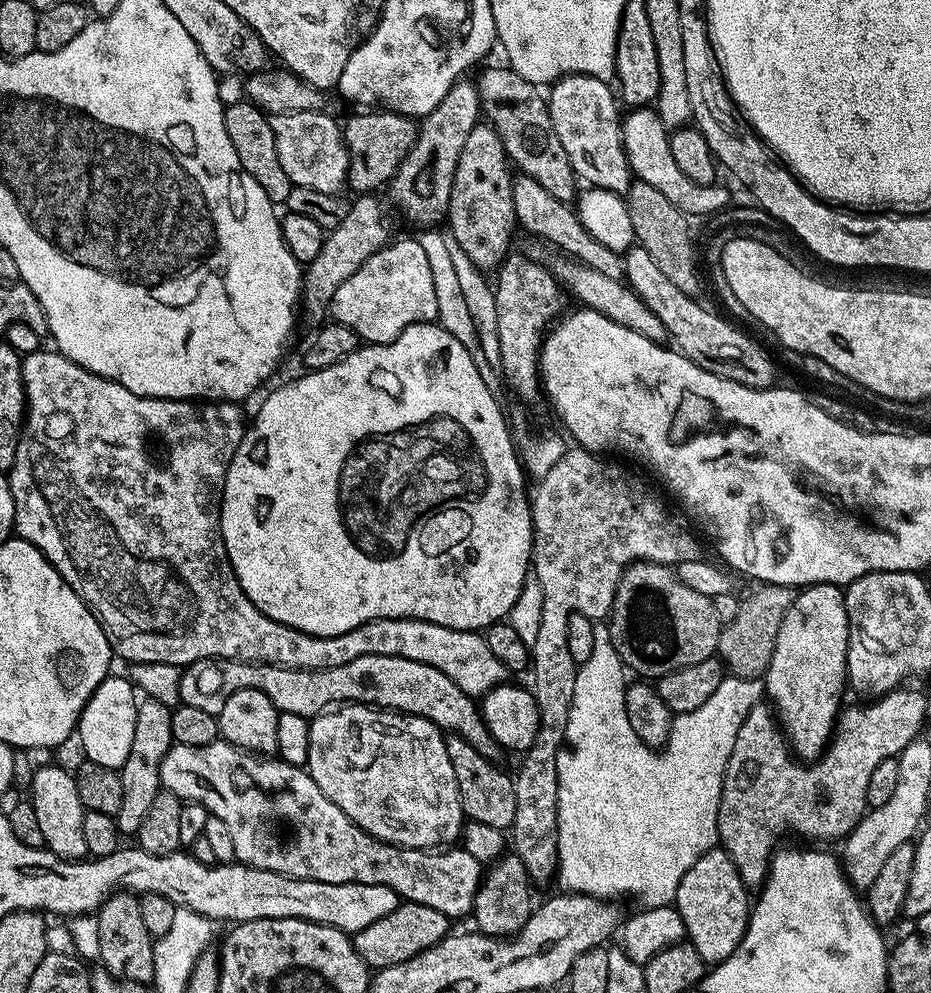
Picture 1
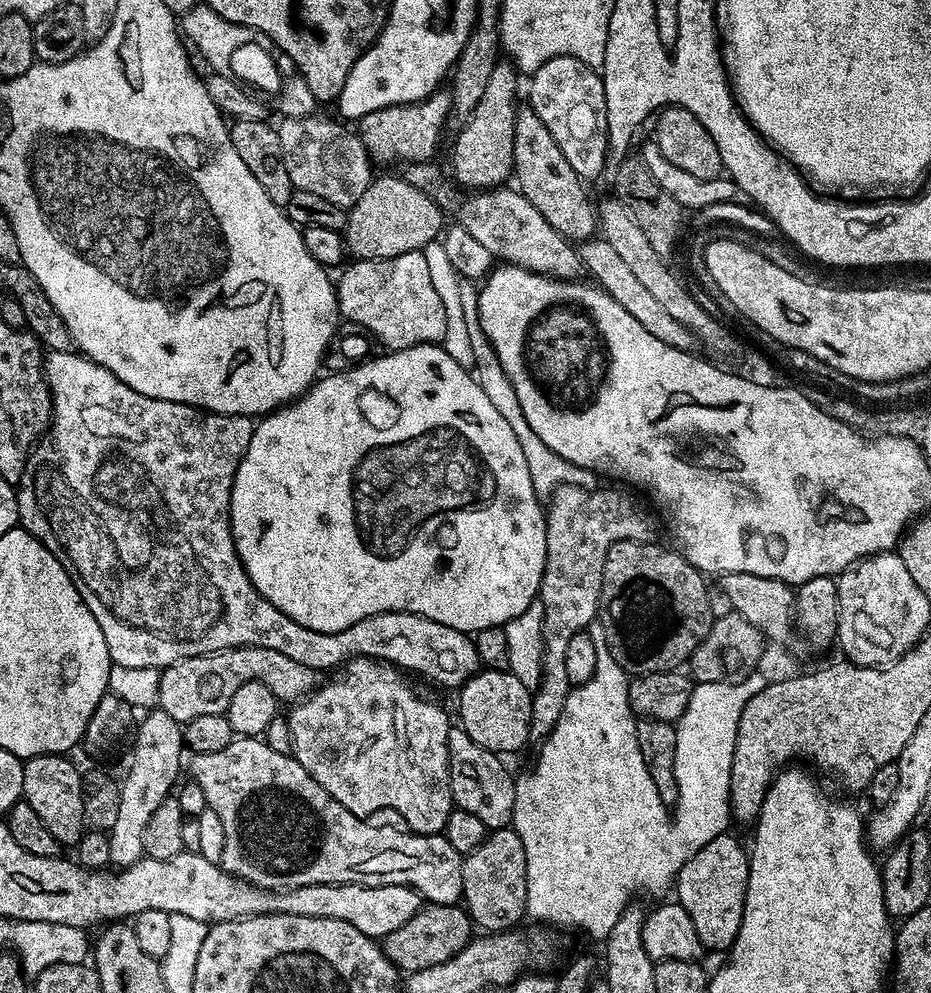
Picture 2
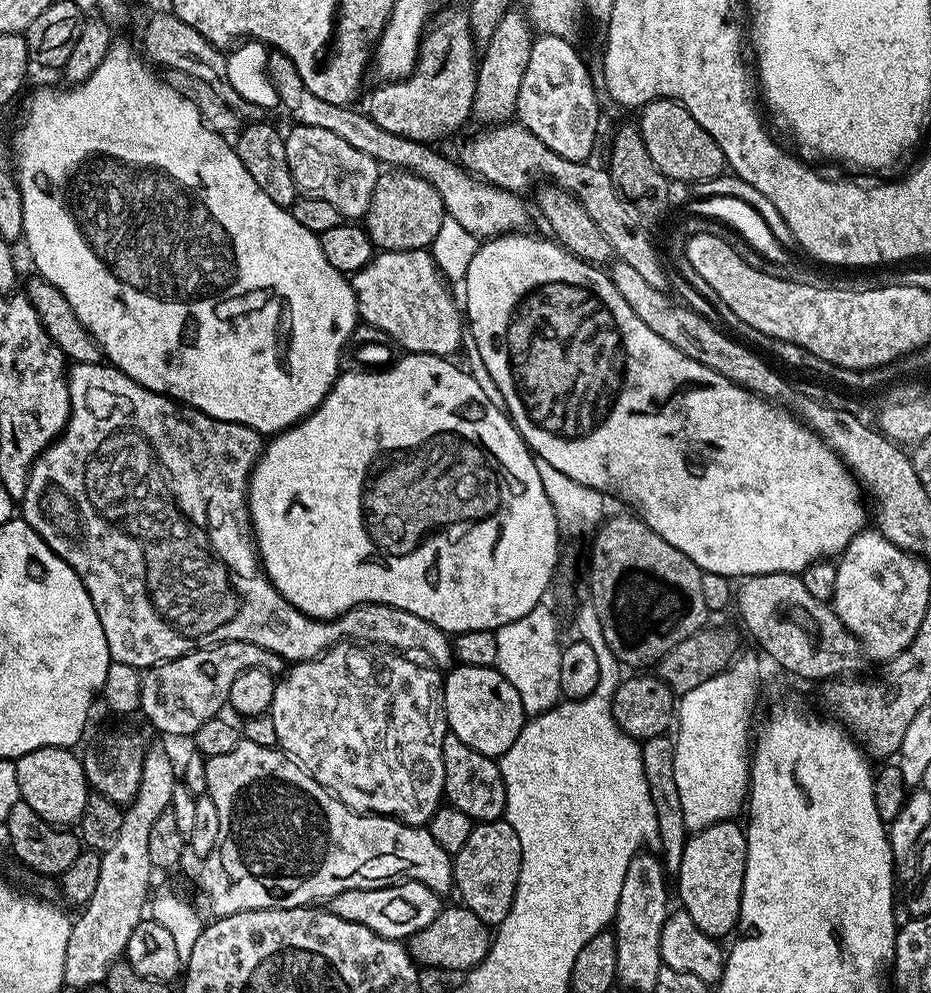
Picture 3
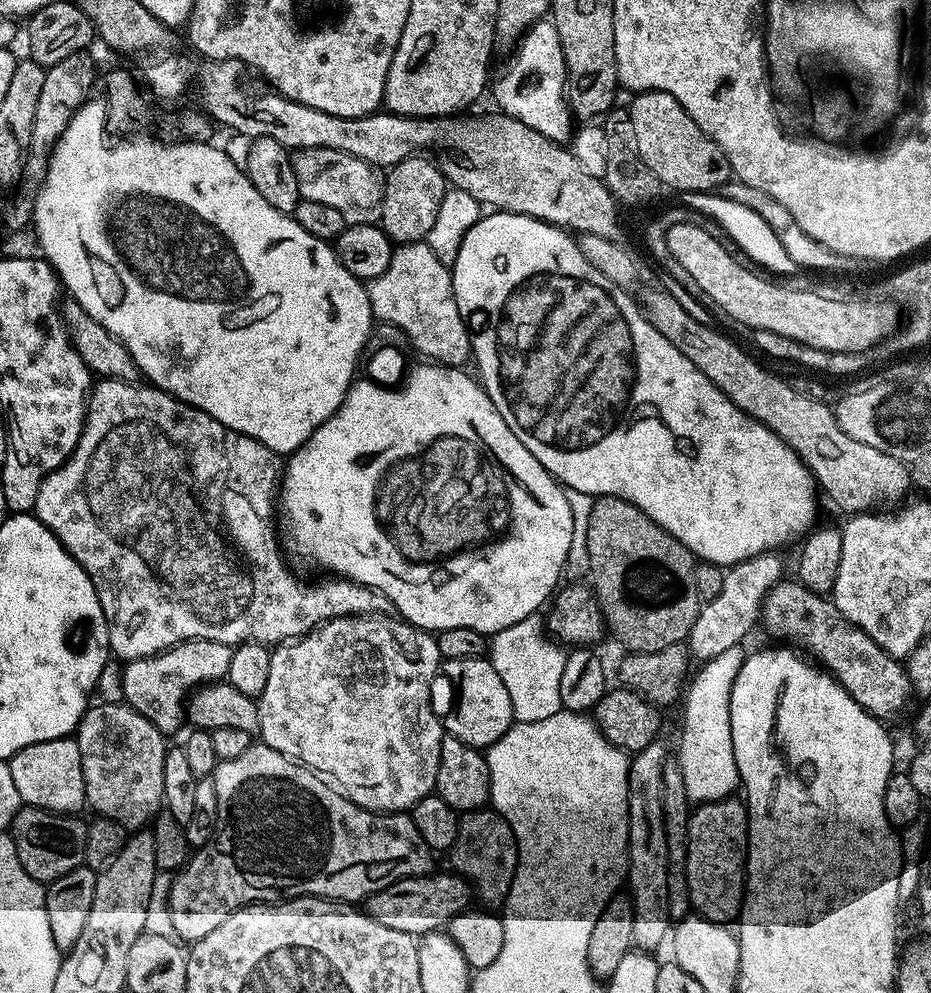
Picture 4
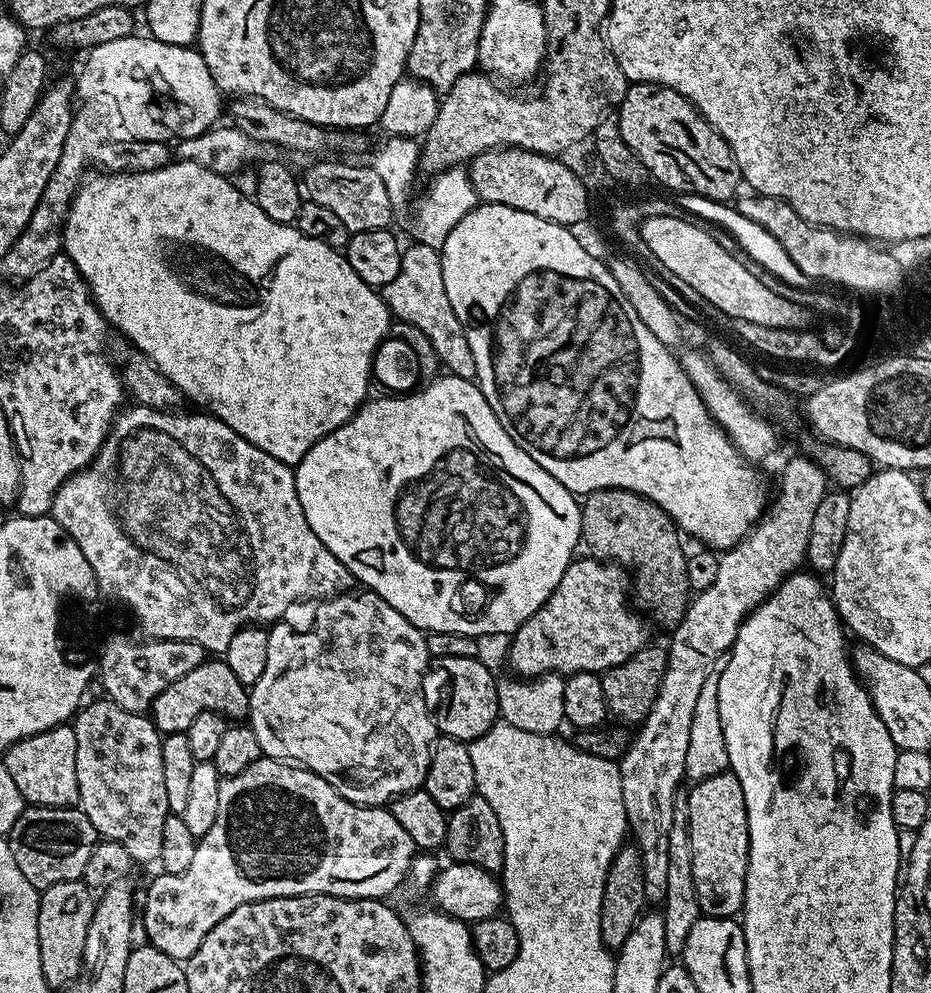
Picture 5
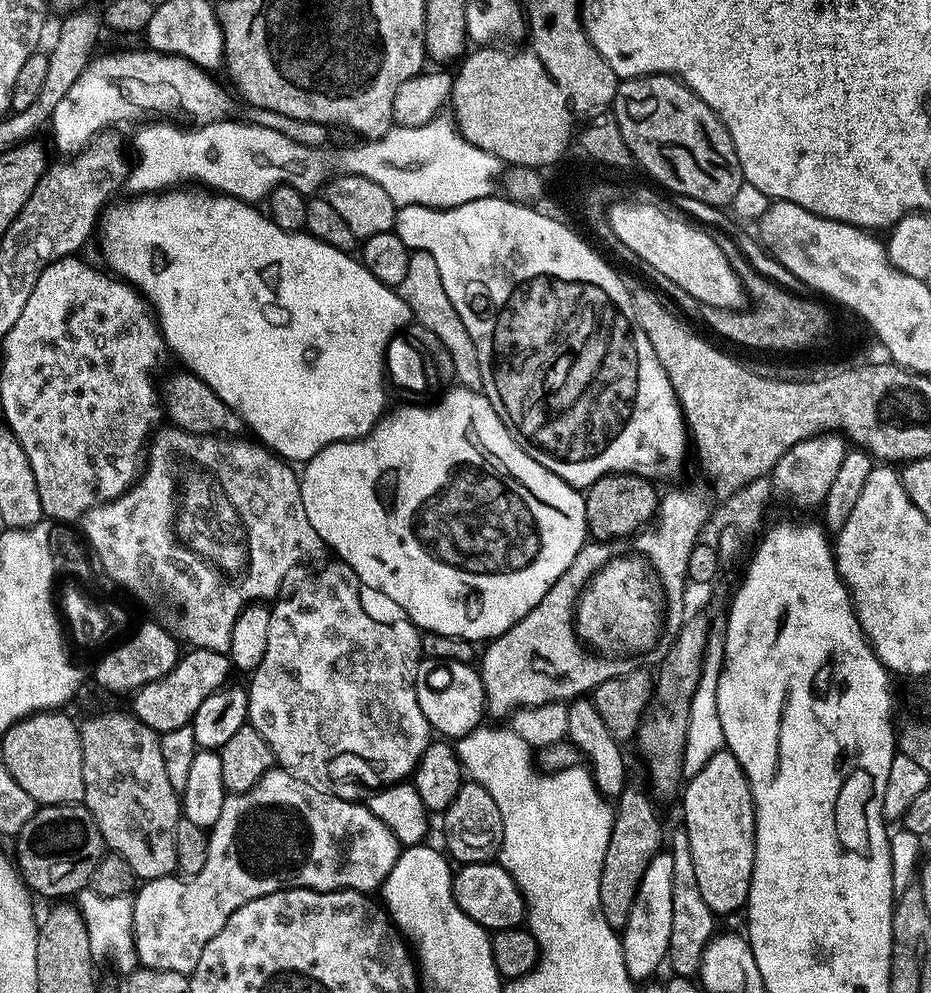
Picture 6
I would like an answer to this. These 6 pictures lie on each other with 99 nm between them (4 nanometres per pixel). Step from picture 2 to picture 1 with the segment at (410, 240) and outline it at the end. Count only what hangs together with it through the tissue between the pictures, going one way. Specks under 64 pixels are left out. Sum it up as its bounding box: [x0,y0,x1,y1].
[302,194,393,326]

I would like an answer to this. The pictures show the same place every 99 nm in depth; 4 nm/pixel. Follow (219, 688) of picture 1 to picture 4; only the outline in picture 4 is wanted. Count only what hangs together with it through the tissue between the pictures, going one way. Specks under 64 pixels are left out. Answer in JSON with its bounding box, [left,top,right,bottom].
[121,640,233,732]

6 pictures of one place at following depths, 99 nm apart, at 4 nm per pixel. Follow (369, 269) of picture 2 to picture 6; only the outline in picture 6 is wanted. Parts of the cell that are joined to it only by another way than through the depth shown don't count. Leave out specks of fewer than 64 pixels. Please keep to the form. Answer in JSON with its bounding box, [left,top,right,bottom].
[398,252,482,389]

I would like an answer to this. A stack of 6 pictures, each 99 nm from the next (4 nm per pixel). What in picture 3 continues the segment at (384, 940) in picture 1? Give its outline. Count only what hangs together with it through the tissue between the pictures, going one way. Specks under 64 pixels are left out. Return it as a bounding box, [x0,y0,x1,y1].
[406,906,493,974]

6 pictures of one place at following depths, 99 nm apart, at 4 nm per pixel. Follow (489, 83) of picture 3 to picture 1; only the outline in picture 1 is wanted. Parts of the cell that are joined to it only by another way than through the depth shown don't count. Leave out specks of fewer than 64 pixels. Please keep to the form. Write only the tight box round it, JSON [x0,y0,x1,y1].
[446,122,517,270]

